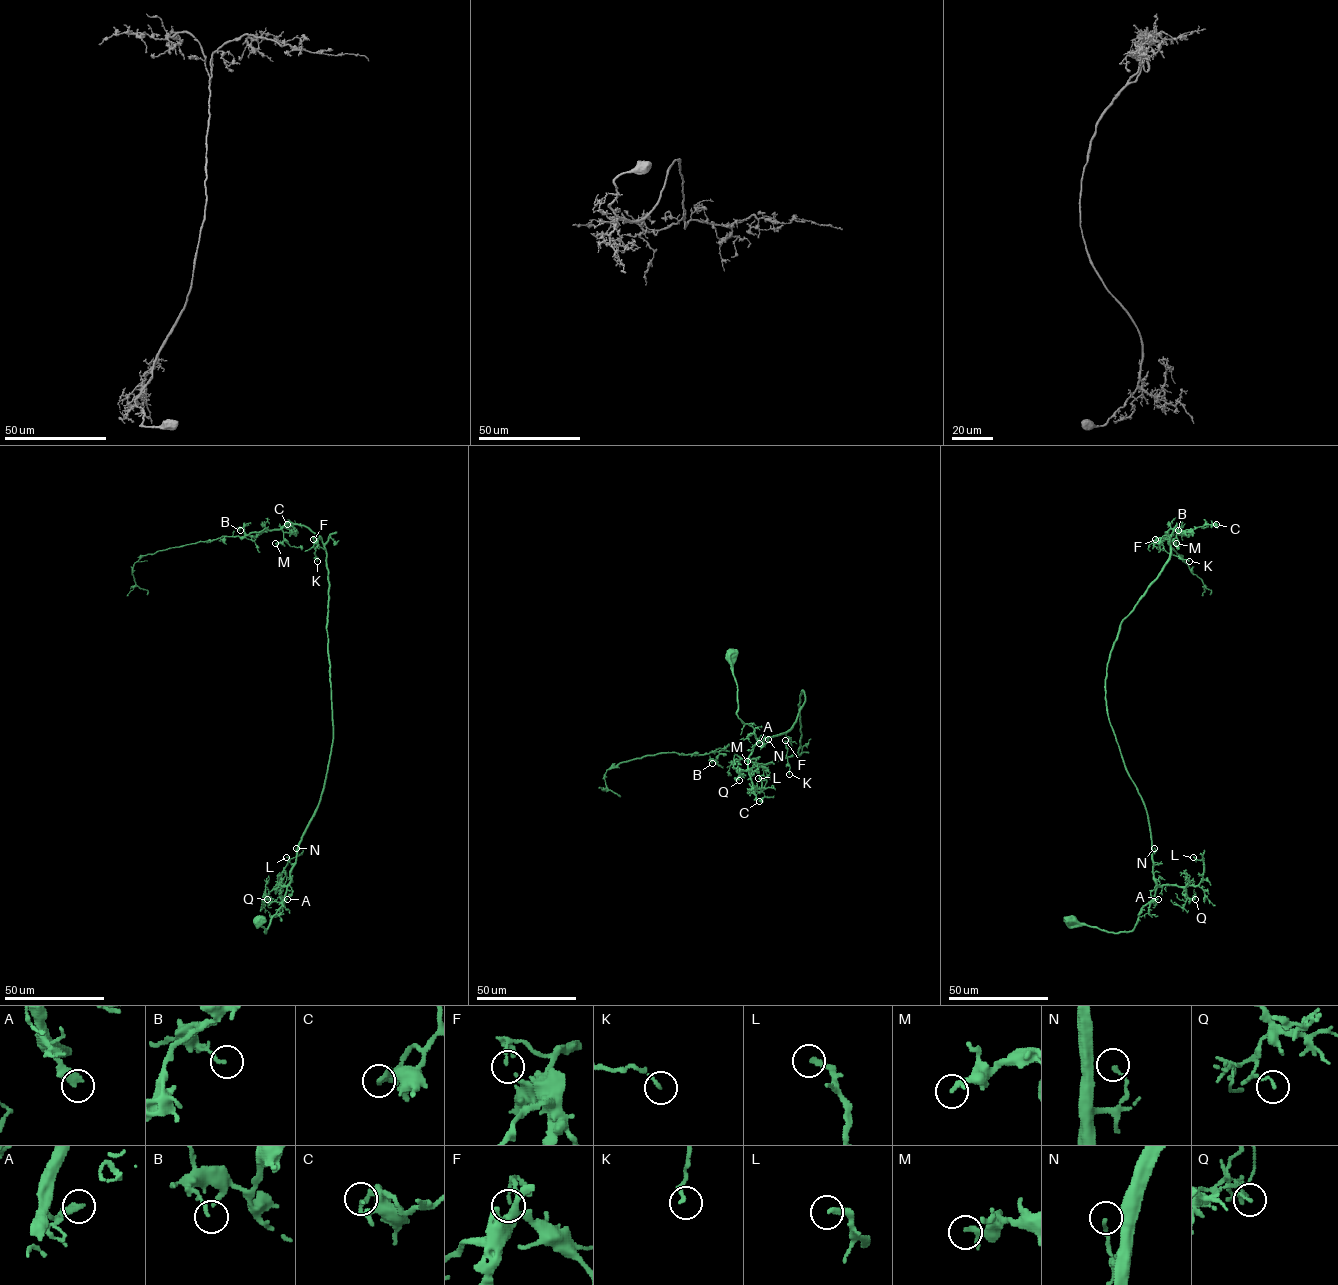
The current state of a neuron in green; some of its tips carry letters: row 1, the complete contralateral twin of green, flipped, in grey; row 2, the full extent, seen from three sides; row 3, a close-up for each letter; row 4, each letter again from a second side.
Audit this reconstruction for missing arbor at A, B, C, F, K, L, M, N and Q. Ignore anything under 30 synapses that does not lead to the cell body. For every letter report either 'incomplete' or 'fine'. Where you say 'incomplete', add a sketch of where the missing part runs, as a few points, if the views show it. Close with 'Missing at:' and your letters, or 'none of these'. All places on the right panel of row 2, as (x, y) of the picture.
A: fine
B: fine
C: fine
F: fine
K: fine
L: fine
M: fine
N: fine
Q: fine
Missing at: none of these

